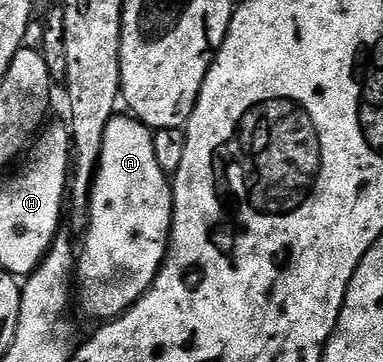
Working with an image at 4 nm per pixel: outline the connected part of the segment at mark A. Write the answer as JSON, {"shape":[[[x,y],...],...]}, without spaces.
{"shape":[[[117,113],[106,126],[102,151],[89,195],[89,226],[83,232],[85,244],[80,244],[75,259],[75,299],[96,321],[119,318],[134,307],[161,272],[161,263],[169,249],[169,231],[173,227],[173,188],[170,176],[159,169],[155,161],[155,141],[149,126],[132,114]]]}

